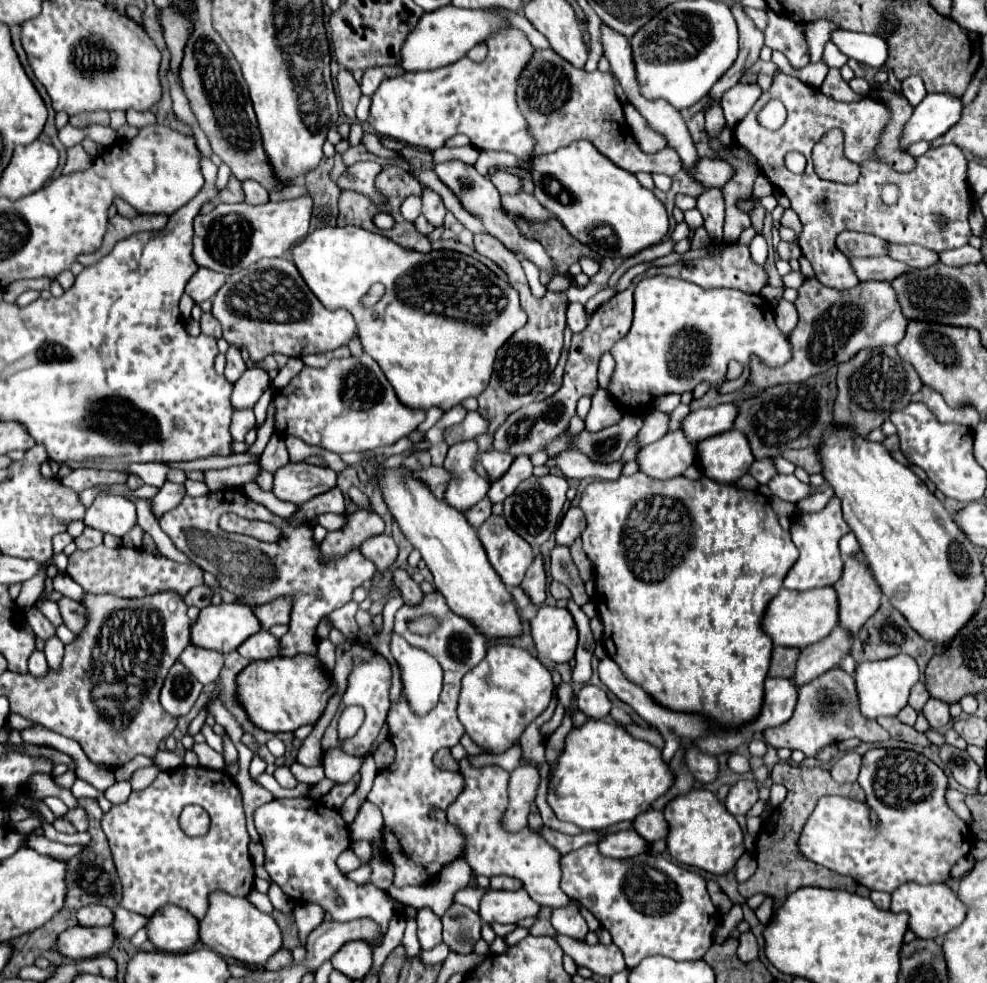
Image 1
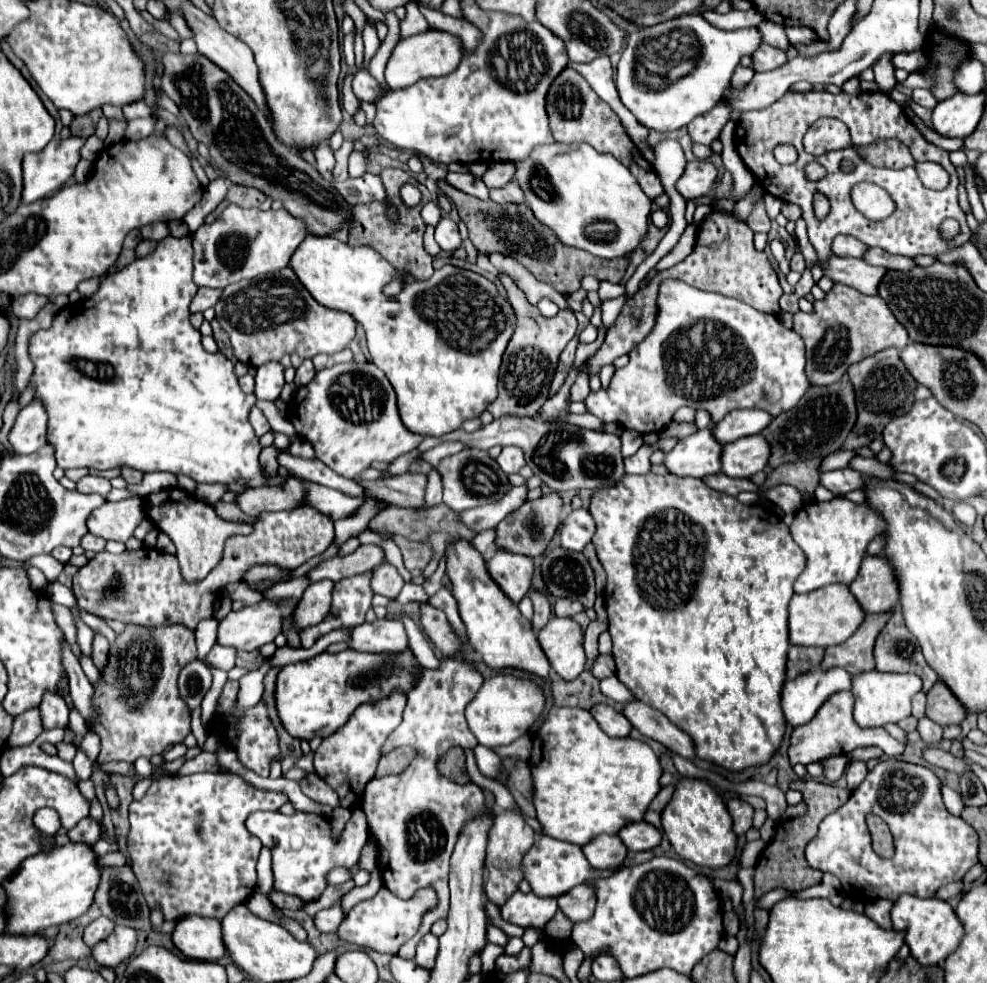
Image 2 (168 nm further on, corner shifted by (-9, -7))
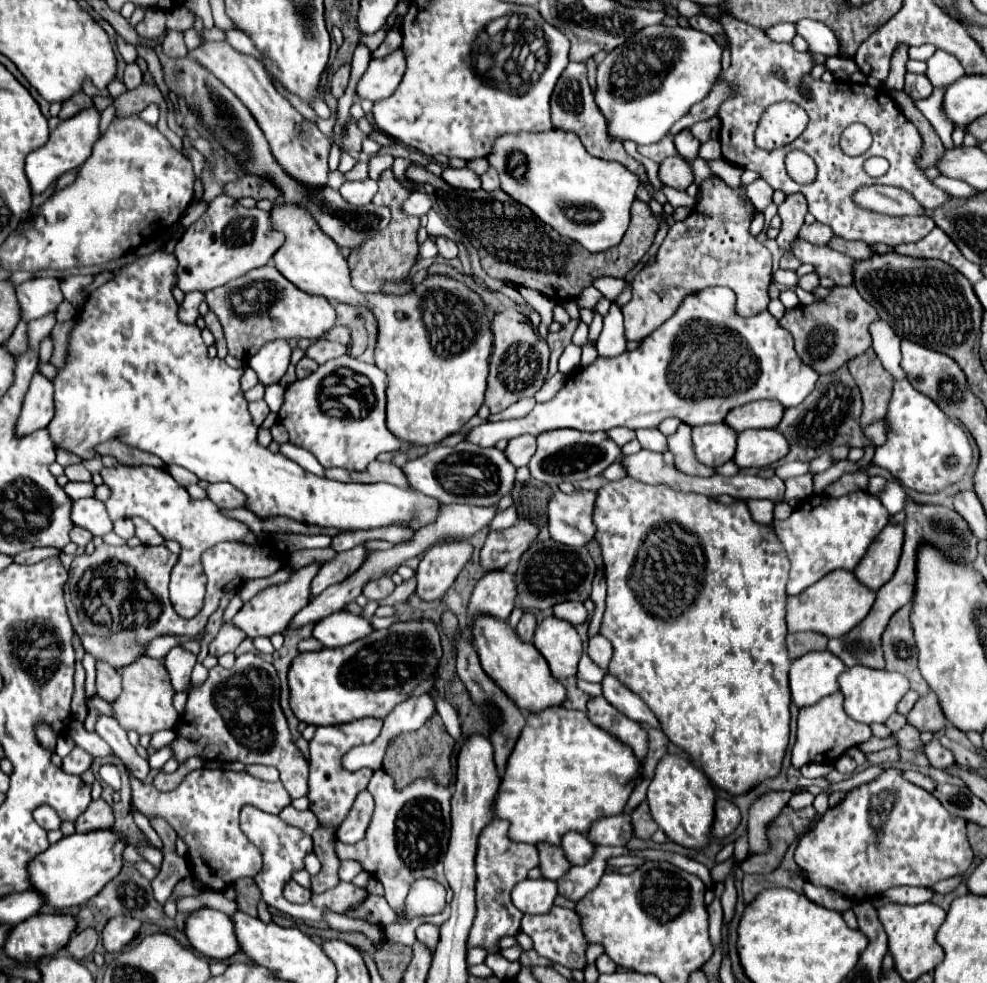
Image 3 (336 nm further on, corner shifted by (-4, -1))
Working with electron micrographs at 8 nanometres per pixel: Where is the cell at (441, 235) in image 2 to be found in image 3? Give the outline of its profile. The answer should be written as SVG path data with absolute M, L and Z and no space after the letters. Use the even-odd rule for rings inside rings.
M437 237L437 247L439 247L439 255L443 257L443 259L455 259L457 257L457 245L453 243L453 241L449 241L449 239L445 239L445 237Z

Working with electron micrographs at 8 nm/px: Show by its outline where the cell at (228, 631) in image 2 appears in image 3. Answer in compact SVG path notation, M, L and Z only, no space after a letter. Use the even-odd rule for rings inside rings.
M311 563L311 565L305 565L301 569L293 569L291 577L285 583L263 589L247 605L243 605L239 609L239 613L233 617L233 623L239 629L243 629L247 633L247 637L251 637L251 639L259 637L259 635L271 637L273 633L285 631L285 625L291 621L291 617L309 603L309 599L311 599L311 581L317 575L317 571L321 569L321 565L323 563Z

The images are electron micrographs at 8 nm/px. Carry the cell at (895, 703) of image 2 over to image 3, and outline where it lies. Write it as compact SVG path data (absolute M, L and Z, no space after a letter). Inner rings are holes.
M851 667L839 677L839 691L845 697L845 713L859 721L859 723L885 723L889 715L895 713L897 703L901 697L909 691L909 681L901 677L901 673L889 673L889 671L879 671L879 669L869 669L869 667Z

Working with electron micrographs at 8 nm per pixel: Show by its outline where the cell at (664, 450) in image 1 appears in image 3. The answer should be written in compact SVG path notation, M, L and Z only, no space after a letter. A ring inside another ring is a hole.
M725 423L699 425L693 429L693 447L703 465L719 467L735 457L737 431Z

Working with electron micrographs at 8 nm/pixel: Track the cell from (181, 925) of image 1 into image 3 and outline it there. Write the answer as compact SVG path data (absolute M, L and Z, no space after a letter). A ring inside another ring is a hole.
M199 909L187 917L185 935L205 957L225 961L241 951L233 919L215 909Z

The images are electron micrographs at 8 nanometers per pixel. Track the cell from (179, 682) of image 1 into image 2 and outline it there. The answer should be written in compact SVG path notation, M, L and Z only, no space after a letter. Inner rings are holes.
M190 661L180 677L178 677L178 691L180 691L180 699L188 705L188 709L196 709L200 707L204 695L208 693L212 685L212 673L210 669L202 663L202 661Z

